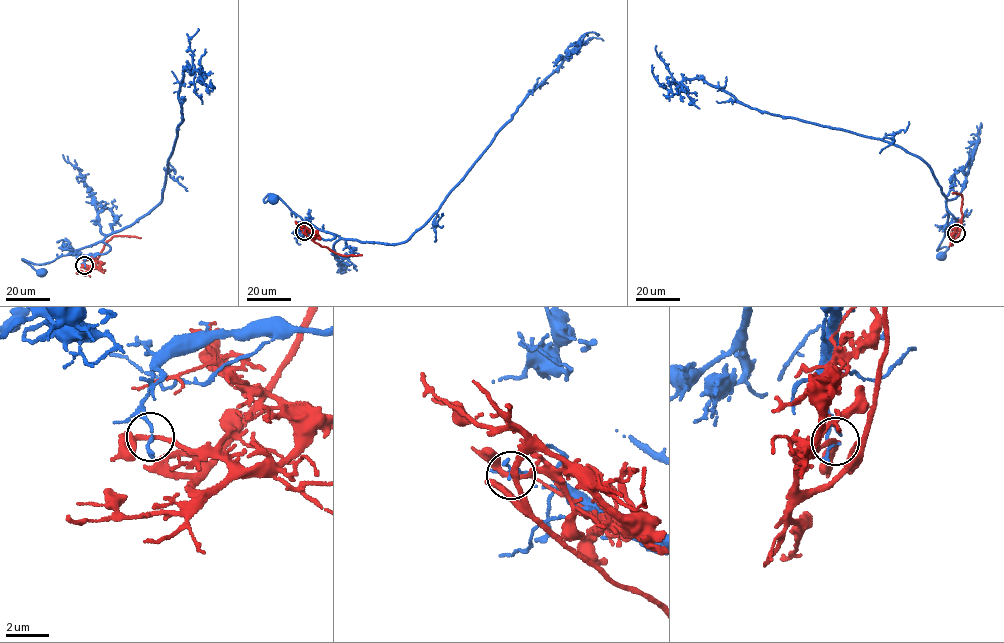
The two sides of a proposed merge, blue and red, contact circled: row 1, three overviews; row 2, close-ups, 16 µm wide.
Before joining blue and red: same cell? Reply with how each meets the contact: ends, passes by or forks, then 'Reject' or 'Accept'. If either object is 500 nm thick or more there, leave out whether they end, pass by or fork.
At the ring blue ends. At the ring red passes by. Reject

